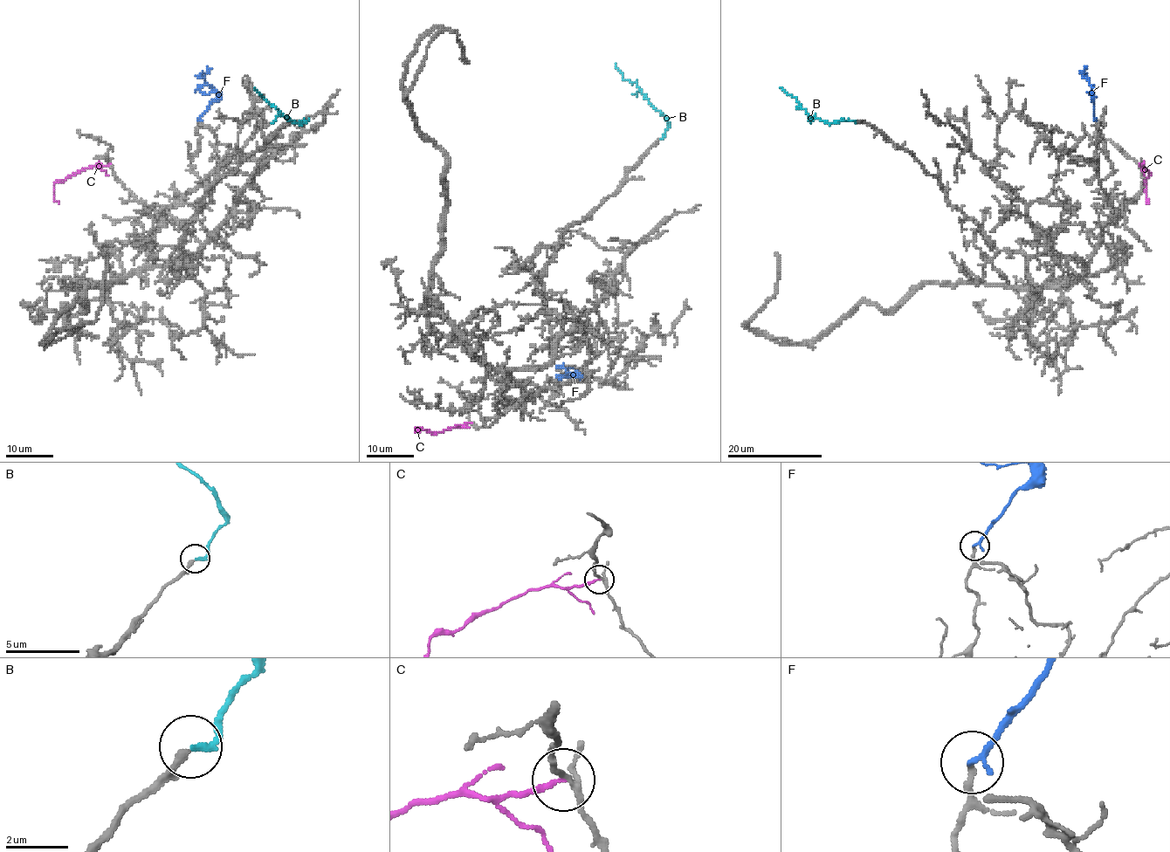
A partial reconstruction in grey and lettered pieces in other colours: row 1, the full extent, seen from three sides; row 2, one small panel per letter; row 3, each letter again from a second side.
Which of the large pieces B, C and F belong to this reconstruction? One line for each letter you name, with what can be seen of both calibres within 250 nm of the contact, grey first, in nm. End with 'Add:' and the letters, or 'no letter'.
B: 200/180 nm
Add: B

